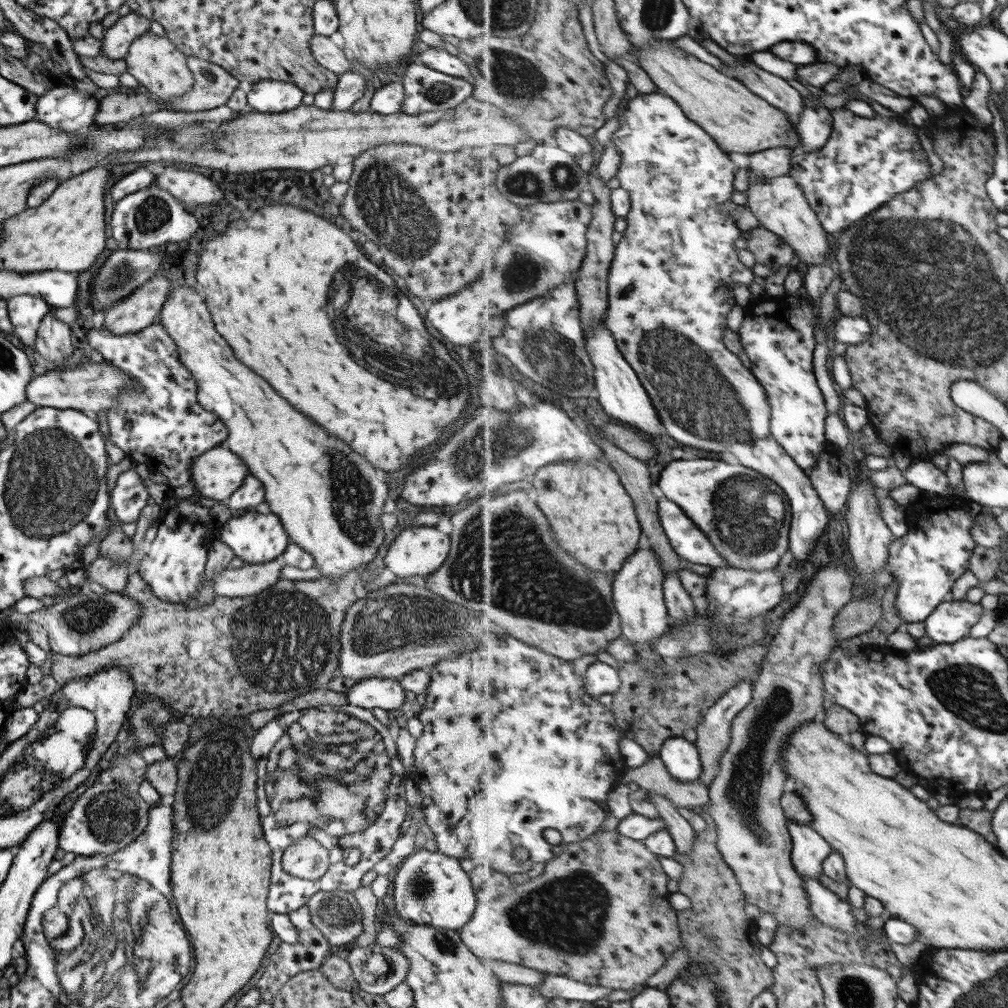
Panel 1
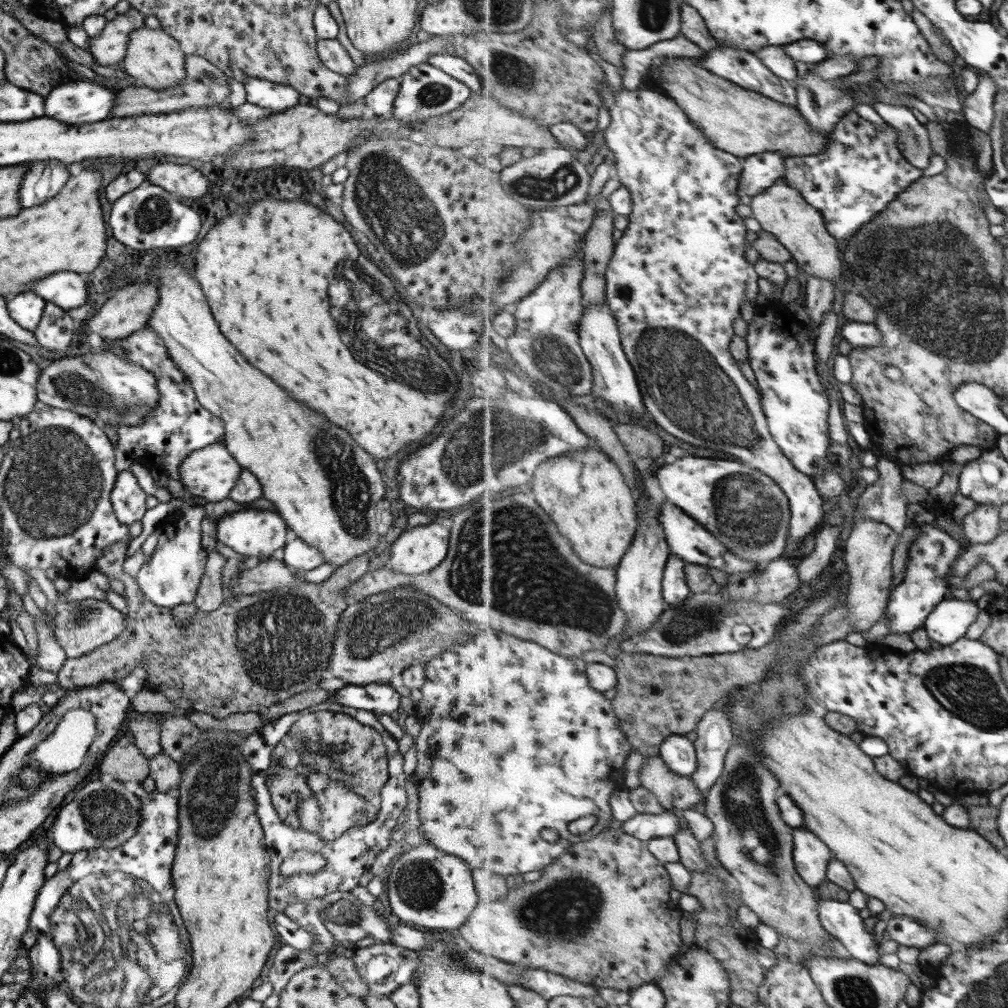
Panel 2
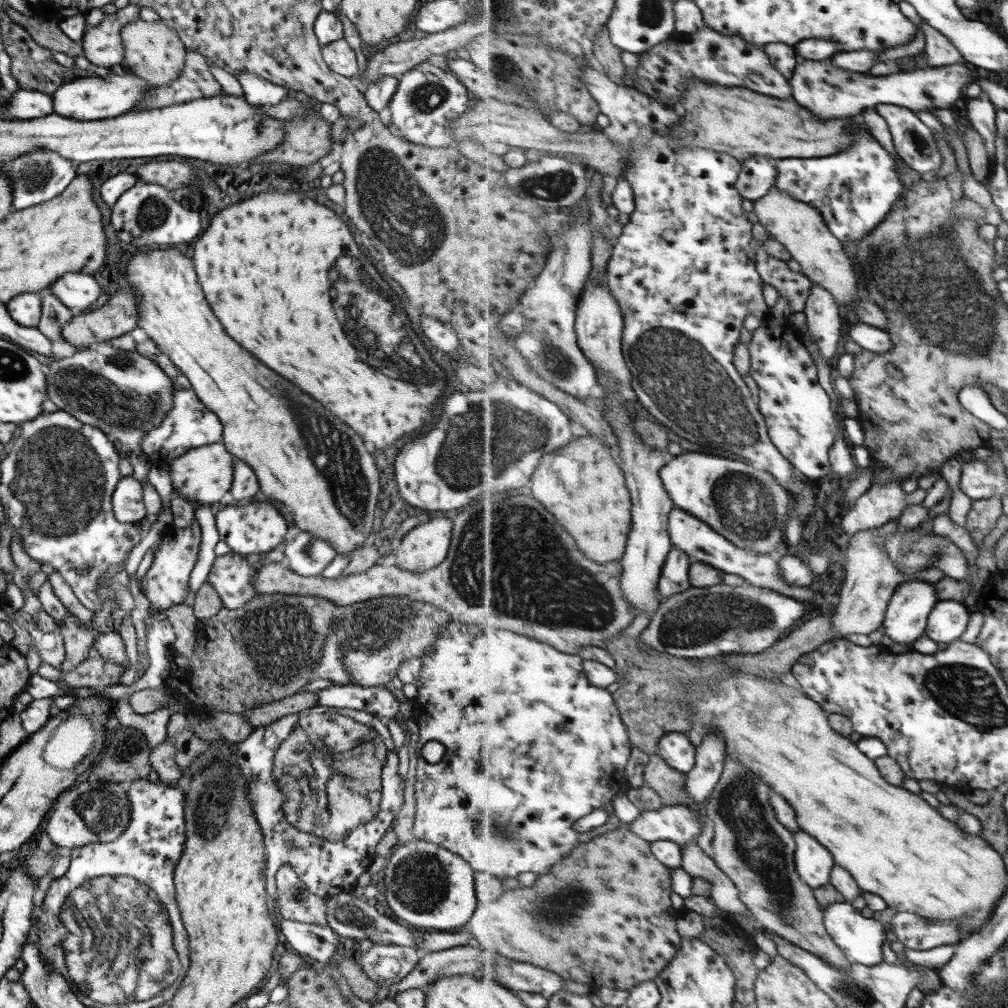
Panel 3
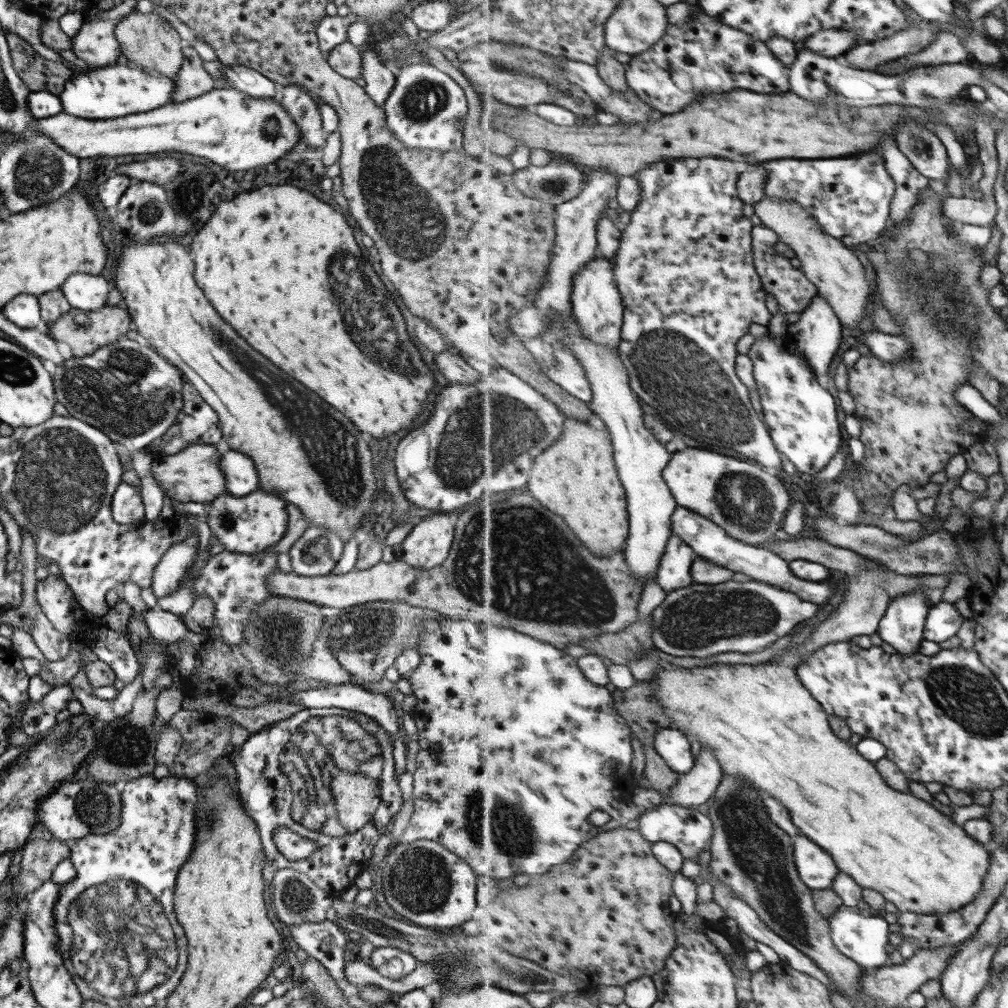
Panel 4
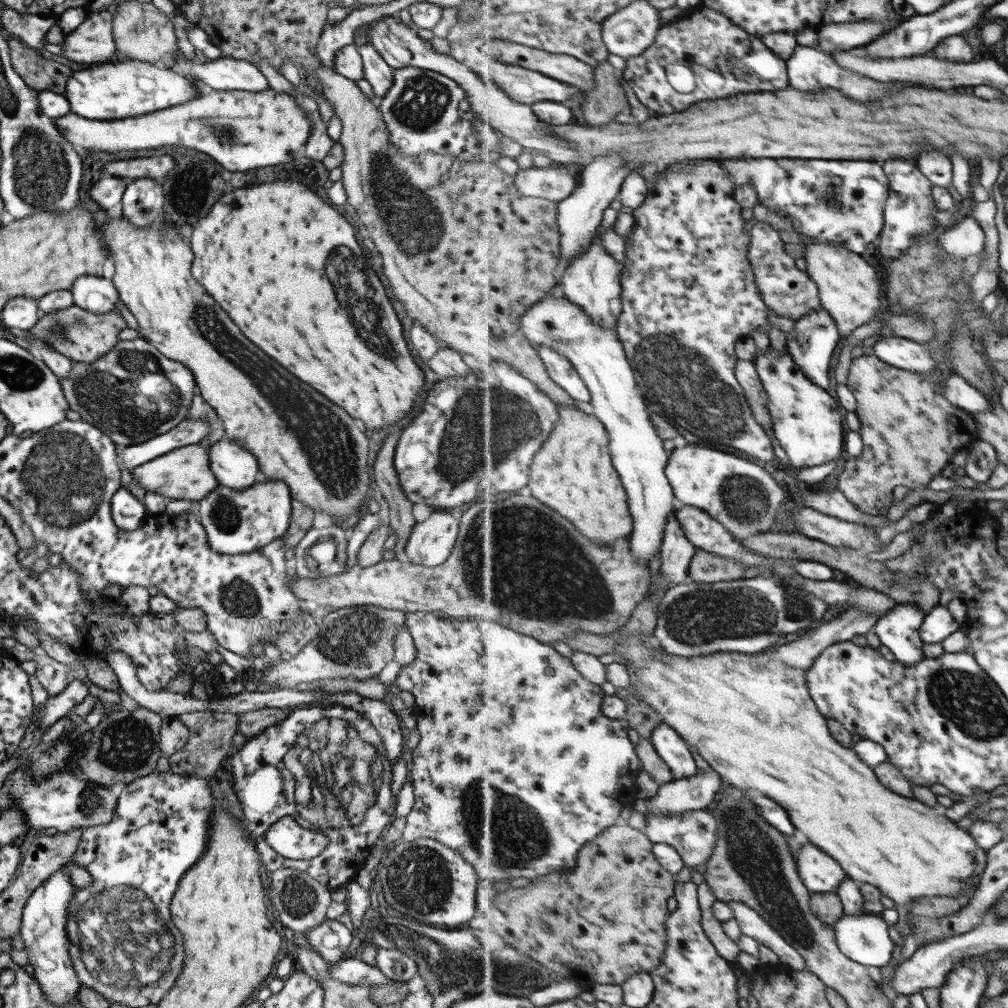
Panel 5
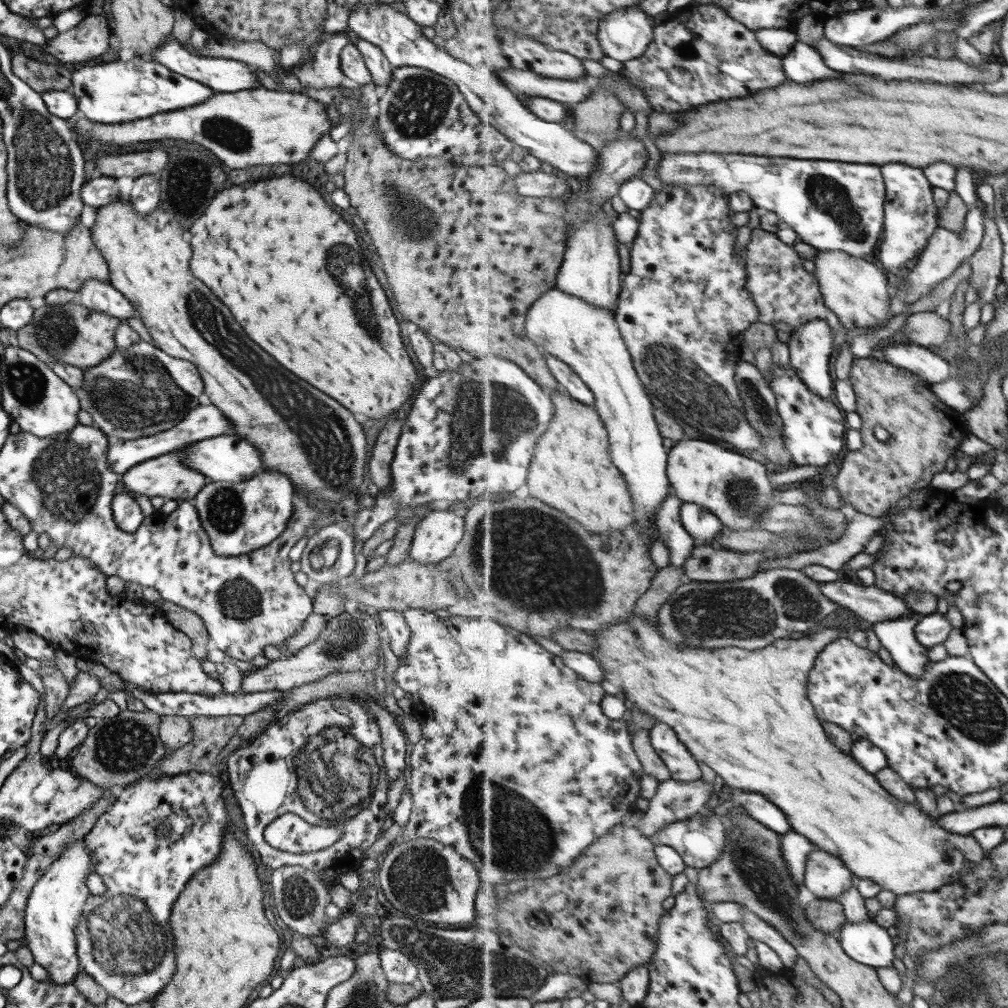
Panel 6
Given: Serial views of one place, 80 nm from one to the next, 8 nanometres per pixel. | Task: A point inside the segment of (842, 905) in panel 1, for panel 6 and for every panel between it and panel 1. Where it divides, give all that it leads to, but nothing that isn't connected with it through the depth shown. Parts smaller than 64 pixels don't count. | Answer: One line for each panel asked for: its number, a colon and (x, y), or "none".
2: (840, 919)
3: (862, 939)
4: (864, 938)
5: (865, 939)
6: (867, 942)

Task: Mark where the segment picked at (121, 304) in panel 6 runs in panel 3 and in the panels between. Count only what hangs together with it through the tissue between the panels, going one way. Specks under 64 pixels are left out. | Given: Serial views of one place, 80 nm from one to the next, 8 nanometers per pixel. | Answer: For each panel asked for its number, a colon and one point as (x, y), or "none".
3: (76, 291)
4: (82, 291)
5: (97, 295)

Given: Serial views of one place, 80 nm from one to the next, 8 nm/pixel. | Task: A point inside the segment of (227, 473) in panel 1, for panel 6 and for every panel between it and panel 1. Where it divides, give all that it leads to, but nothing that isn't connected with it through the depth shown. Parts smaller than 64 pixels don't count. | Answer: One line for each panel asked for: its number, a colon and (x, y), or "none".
2: (210, 472)
3: (204, 474)
4: (193, 475)
5: (183, 473)
6: (166, 476)

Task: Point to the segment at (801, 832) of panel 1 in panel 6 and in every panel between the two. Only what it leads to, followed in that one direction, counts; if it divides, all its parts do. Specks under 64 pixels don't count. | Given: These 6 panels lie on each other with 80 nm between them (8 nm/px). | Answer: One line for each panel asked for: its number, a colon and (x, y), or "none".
2: (812, 856)
3: (815, 862)
4: (817, 867)
5: (822, 873)
6: (827, 877)

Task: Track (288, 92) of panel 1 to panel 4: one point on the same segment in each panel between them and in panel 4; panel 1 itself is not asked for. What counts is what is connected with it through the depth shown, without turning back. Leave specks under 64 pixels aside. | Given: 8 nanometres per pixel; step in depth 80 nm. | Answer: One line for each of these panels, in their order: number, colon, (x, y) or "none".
2: (266, 94)
3: (257, 91)
4: (243, 79)

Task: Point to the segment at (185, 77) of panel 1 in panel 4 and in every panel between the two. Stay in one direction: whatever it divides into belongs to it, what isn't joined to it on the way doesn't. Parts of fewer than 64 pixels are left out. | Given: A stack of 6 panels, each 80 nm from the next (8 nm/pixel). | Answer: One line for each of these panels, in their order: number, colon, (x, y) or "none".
2: (153, 57)
3: (152, 51)
4: (147, 41)

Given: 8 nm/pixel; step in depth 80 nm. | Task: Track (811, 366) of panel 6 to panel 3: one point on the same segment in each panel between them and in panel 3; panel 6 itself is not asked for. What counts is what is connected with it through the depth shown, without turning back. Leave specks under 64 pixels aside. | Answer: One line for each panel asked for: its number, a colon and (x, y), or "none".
3: (822, 312)
4: (818, 333)
5: (812, 341)

